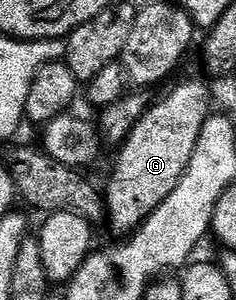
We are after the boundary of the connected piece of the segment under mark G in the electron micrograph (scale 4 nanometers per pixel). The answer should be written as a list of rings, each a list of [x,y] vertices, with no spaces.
[[[189,78],[186,82],[178,84],[174,90],[169,90],[157,103],[150,105],[145,114],[137,122],[135,128],[129,133],[128,138],[120,143],[121,155],[113,166],[113,175],[109,183],[103,187],[107,222],[113,225],[117,236],[128,236],[147,221],[151,215],[175,192],[179,180],[183,180],[183,172],[187,172],[187,164],[191,164],[191,156],[195,156],[195,148],[199,140],[199,132],[203,132],[203,124],[214,109],[213,102],[209,99],[209,86],[197,78]]]

